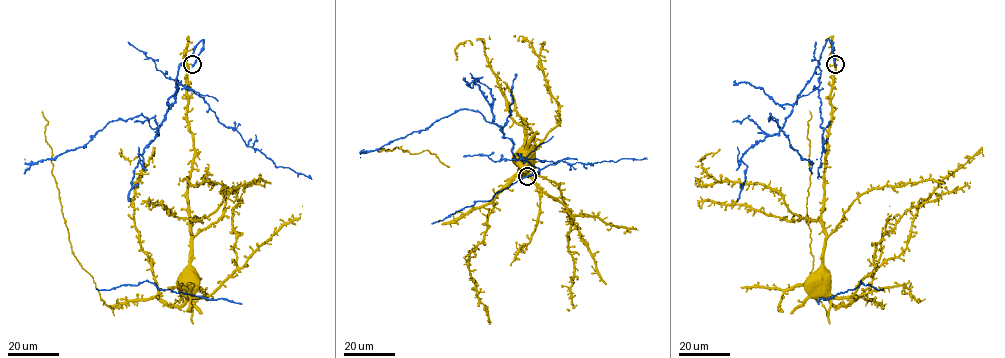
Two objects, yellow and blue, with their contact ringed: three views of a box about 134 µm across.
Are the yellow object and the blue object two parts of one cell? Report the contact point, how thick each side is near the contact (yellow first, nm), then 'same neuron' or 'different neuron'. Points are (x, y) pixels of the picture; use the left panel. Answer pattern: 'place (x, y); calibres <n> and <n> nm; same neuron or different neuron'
place (192, 64); calibres 220 and 400 nm; different neuron

